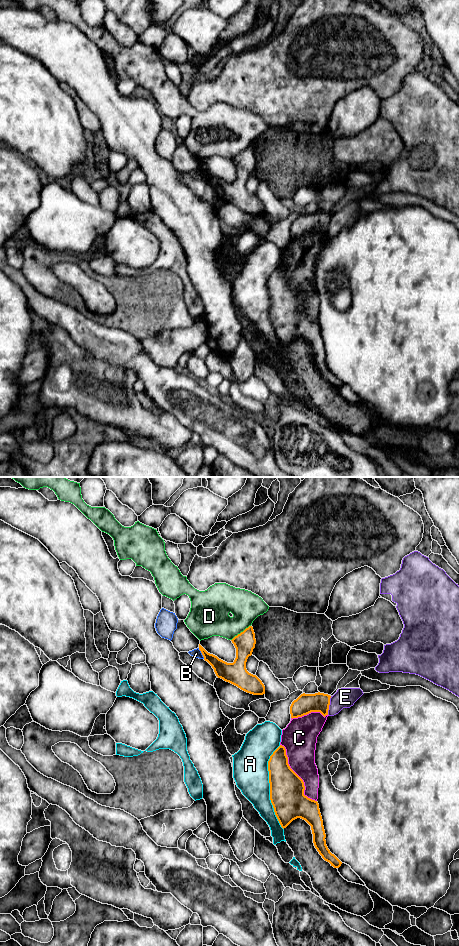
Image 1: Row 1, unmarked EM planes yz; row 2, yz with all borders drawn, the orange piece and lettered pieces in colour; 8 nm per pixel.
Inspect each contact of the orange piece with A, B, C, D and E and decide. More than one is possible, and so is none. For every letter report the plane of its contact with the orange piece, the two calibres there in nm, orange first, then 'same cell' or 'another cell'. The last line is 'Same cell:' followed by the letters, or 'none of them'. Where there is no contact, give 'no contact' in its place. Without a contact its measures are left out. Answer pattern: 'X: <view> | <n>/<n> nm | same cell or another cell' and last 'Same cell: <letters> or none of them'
A: yz | 280/280 nm | another cell
B: yz | 140/70 nm | another cell
C: yz | 280/260 nm | another cell
D: yz | 160/260 nm | another cell
E: yz | 160/160 nm | another cell
Same cell: none of them

